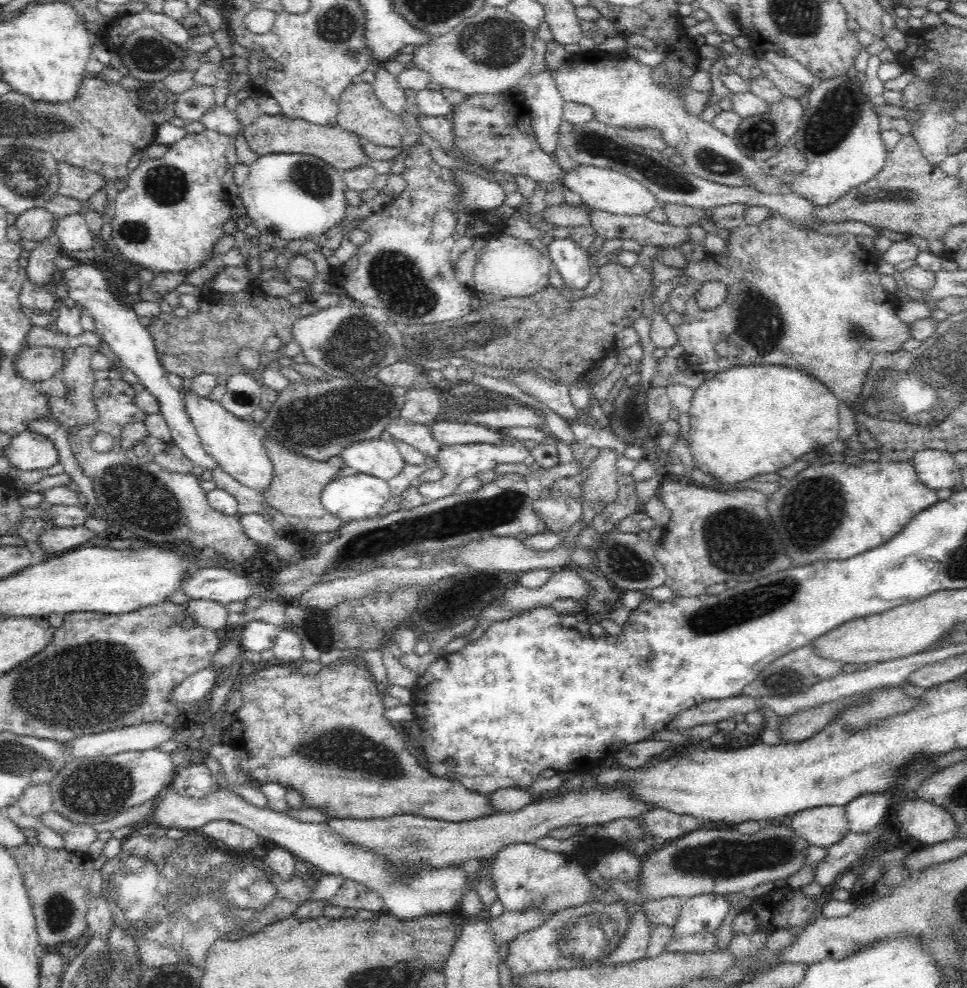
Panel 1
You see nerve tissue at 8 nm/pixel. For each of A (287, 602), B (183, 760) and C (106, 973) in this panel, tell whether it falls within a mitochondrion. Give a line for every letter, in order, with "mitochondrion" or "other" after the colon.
A: other
B: other
C: mitochondrion

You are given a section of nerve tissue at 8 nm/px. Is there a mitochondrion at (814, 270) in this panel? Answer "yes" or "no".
no

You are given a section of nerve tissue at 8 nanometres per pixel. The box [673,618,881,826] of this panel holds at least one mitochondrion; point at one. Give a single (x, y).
(786, 679)

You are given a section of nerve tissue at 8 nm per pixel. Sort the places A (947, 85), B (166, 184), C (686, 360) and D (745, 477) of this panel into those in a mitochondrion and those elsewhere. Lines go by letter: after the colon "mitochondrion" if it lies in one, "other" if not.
A: mitochondrion
B: mitochondrion
C: other
D: other

